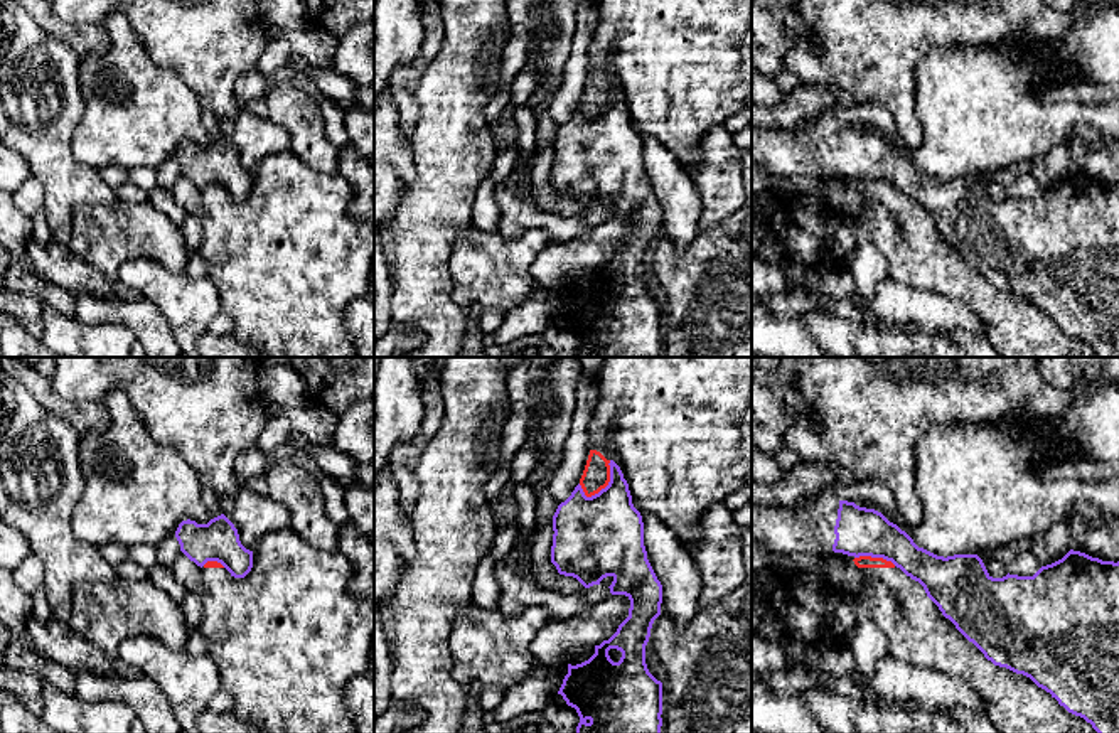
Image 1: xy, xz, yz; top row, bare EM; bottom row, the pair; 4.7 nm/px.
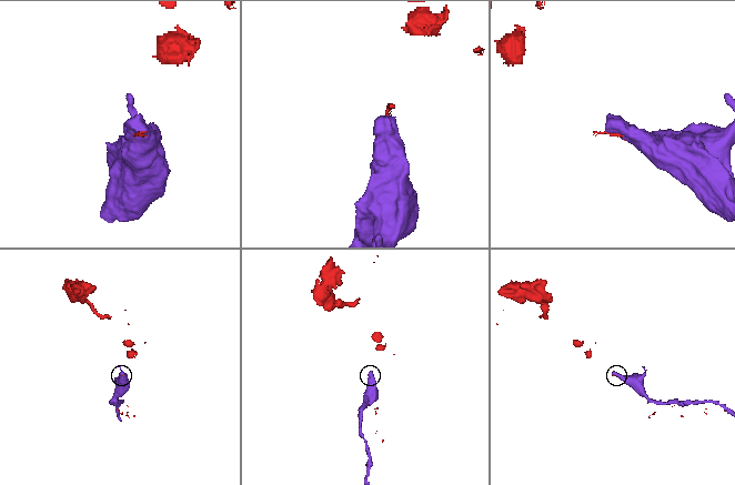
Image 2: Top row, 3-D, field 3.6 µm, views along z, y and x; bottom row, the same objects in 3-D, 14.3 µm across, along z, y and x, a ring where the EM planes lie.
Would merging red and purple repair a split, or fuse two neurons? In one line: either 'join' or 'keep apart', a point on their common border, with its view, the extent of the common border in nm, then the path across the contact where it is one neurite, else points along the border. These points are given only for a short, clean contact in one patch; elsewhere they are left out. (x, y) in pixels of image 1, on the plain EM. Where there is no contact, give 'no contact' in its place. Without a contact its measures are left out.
keep apart; meets red in xz at (609, 103); contact 220 nm long; border along xz (610, 83), (609, 105), (587, 120)

